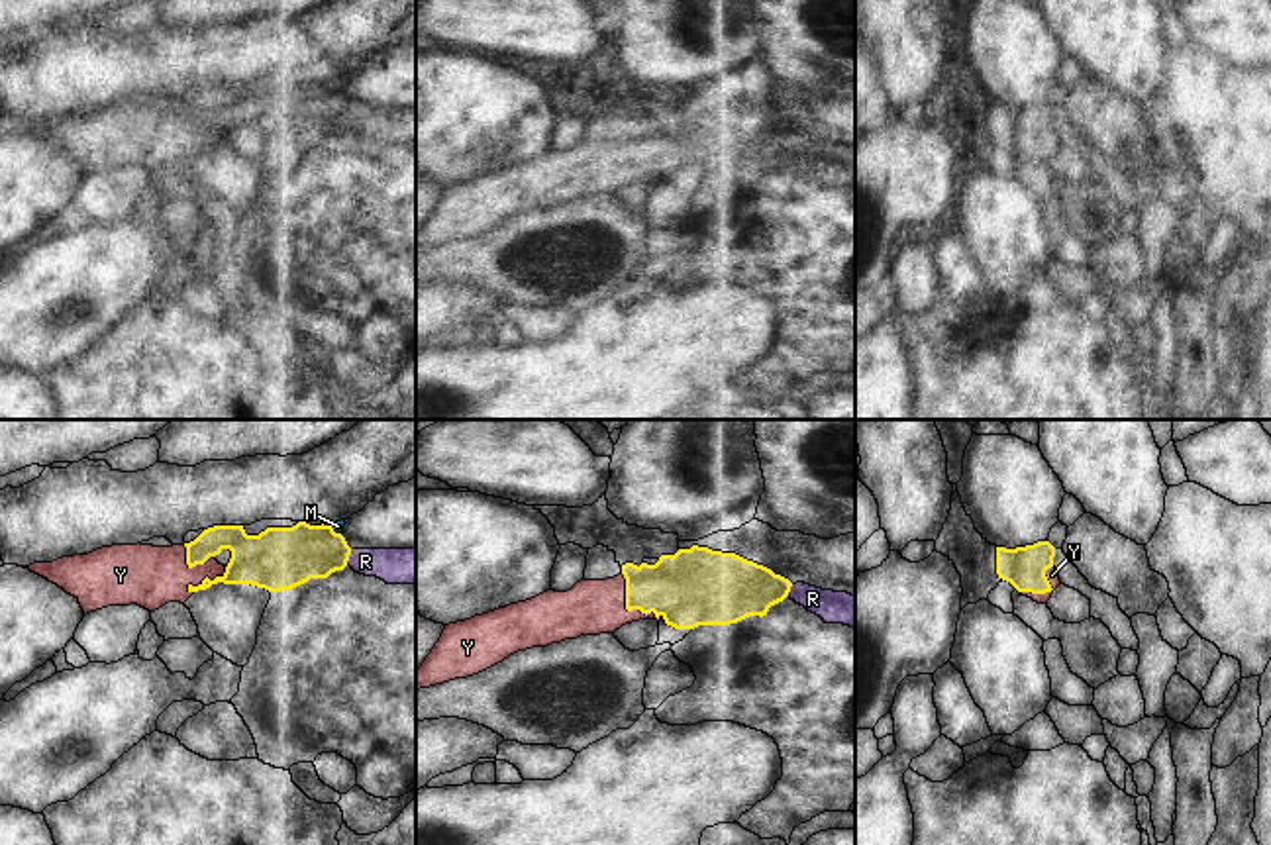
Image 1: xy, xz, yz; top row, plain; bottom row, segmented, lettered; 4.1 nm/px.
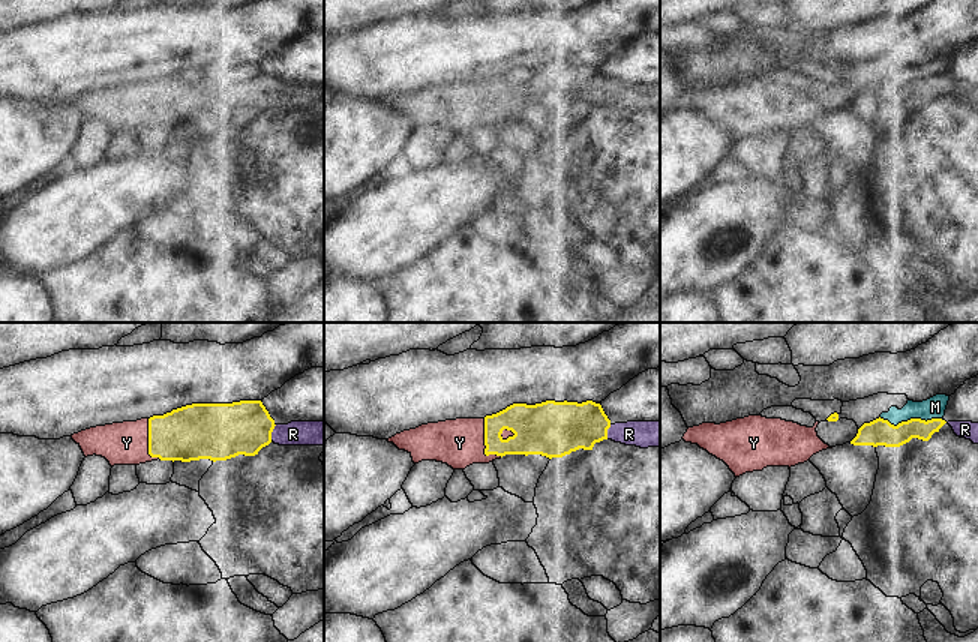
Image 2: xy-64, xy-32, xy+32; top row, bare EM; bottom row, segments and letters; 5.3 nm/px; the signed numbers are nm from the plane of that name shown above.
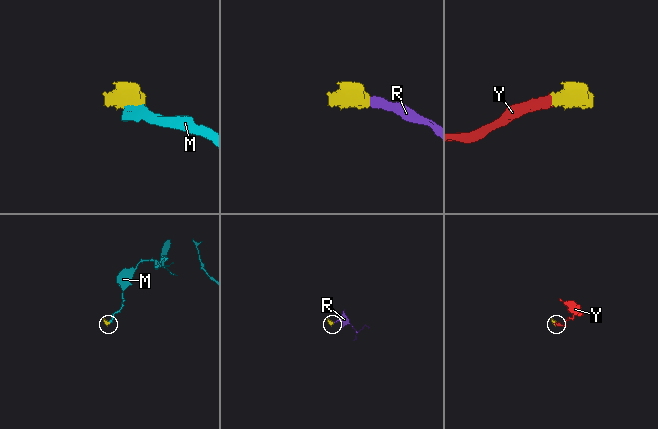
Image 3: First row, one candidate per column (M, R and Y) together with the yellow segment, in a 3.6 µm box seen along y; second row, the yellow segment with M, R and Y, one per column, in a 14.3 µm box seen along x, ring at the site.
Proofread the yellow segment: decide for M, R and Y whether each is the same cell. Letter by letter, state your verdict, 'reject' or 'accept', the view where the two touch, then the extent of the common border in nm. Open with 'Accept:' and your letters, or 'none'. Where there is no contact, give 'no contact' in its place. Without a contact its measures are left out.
Accept: R, Y
M: reject; meets yellow in xy; contact 60 nm long
R: accept; meets yellow in xy; contact 70 nm long
Y: accept; meets yellow in xz; contact 260 nm long

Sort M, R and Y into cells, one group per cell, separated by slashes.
M / R Y

